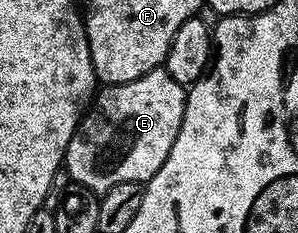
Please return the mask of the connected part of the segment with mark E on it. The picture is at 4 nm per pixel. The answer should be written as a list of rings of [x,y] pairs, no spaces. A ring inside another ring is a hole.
[[[162,67],[148,71],[140,79],[99,88],[68,143],[64,168],[70,173],[71,182],[101,195],[106,192],[108,181],[110,185],[125,181],[150,181],[152,175],[164,167],[164,159],[168,159],[172,143],[176,143],[176,135],[180,135],[187,92],[187,86],[176,83],[176,79],[172,79],[172,75],[168,75]],[[106,161],[114,161],[110,165],[110,178],[107,181]]]

